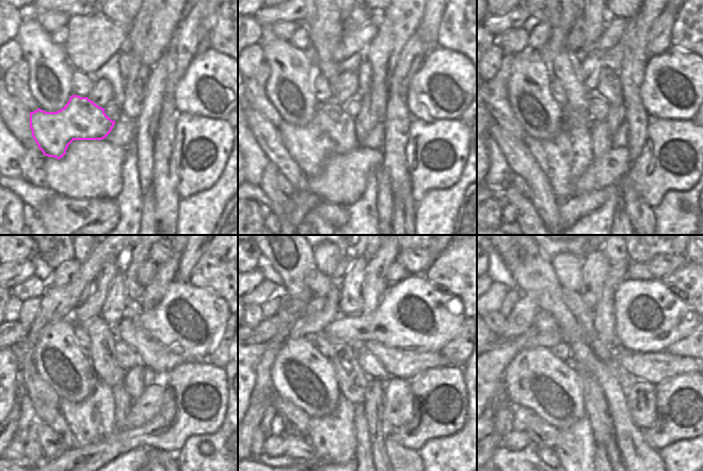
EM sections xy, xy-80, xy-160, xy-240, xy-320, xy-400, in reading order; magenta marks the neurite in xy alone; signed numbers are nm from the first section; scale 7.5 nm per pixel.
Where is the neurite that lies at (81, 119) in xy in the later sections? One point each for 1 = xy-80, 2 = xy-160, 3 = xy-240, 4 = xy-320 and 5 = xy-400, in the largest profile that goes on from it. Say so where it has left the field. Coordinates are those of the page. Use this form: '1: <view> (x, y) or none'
1: xy-80 (331, 131)
2: xy-160 (564, 158)
3: xy-240 (93, 420)
4: xy-320 (332, 436)
5: xy-400 (575, 446)

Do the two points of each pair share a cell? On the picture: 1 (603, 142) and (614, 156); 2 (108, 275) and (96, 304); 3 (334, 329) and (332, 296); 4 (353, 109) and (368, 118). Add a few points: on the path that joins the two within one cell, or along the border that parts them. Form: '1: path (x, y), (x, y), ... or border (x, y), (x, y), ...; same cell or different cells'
1: border (612, 148), (602, 156), (594, 158); different cells
2: path (102, 282), (97, 297); same cell
3: border (337, 318), (332, 320), (321, 331); different cells
4: border (361, 101), (361, 110), (354, 119); different cells

